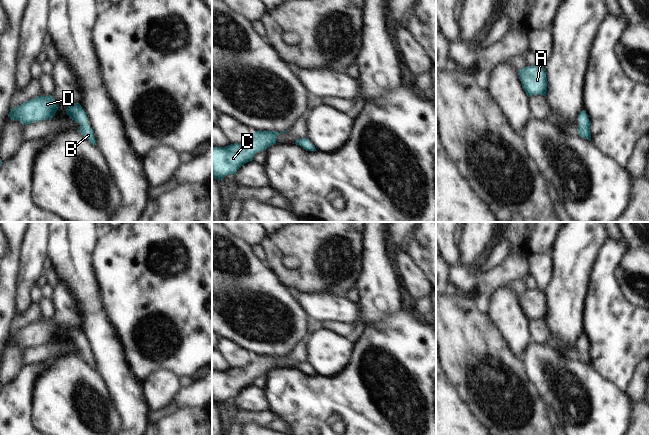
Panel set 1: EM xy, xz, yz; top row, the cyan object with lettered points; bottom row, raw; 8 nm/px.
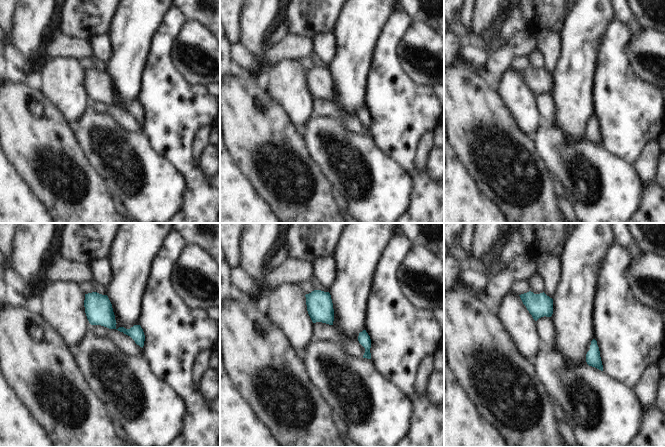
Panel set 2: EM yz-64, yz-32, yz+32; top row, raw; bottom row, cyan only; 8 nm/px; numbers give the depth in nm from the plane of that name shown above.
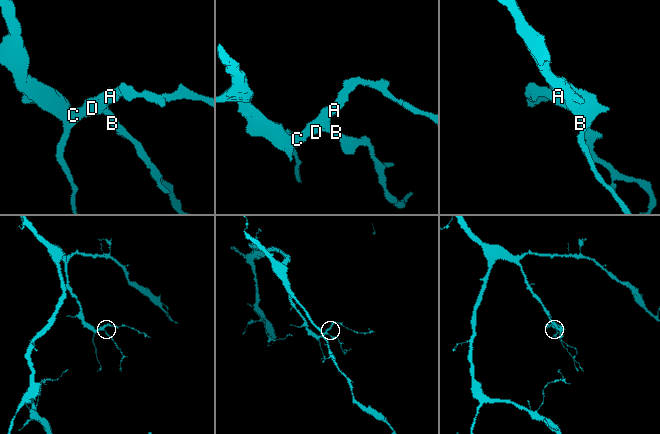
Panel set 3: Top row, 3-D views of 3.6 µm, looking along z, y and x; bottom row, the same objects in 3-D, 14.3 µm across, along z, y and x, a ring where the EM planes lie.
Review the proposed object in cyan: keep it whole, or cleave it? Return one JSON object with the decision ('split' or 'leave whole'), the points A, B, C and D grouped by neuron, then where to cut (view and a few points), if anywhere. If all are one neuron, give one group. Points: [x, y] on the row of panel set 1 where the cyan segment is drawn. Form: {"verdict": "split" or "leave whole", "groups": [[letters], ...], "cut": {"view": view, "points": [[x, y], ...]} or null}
{"verdict": "leave whole", "groups": [["A", "B", "C", "D"]], "cut": null}

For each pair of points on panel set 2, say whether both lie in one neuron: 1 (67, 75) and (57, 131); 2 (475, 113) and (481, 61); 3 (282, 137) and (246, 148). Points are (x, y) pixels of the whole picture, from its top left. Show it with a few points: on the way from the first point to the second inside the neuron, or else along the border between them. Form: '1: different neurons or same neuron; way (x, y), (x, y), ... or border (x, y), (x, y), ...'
1: different neurons; border (44, 94), (71, 127)
2: different neurons; border (461, 59), (468, 62), (474, 68)
3: same neuron; way (273, 142), (255, 142)

